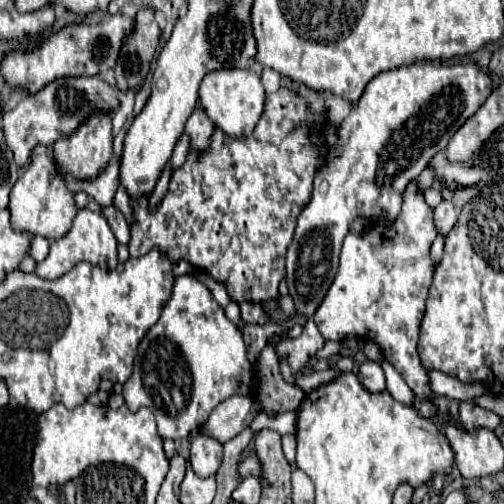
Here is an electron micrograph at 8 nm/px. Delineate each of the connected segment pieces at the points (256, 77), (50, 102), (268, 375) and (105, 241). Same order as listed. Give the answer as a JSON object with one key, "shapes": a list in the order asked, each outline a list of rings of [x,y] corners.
{"shapes":[[[[216,70],[204,76],[200,84],[200,106],[216,128],[230,138],[248,138],[260,120],[264,108],[264,88],[260,84],[260,72],[254,70]]],[[[80,76],[80,78],[58,78],[46,84],[36,94],[26,94],[12,110],[6,110],[2,116],[2,132],[8,148],[14,152],[14,162],[22,168],[30,164],[30,150],[42,142],[52,146],[62,134],[70,134],[82,118],[88,118],[92,112],[112,112],[118,106],[118,88],[110,86],[98,76]]],[[[266,344],[266,348],[260,352],[258,368],[260,368],[258,400],[262,410],[270,416],[284,414],[288,410],[298,412],[306,394],[300,388],[294,388],[284,382],[280,374],[280,362],[272,344]]],[[[82,208],[82,210],[78,210],[78,214],[74,218],[72,228],[62,238],[58,238],[50,244],[50,252],[42,262],[38,262],[36,274],[42,276],[42,278],[58,278],[82,260],[90,262],[94,266],[110,266],[110,270],[114,270],[116,264],[118,264],[116,246],[118,246],[118,242],[116,242],[112,230],[110,230],[106,218],[102,214],[96,214],[96,212],[88,210],[88,208]]]]}

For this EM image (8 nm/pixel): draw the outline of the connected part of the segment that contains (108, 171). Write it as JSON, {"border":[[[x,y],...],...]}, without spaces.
{"border":[[[110,160],[110,164],[92,180],[80,180],[72,176],[66,182],[70,190],[86,192],[100,208],[112,206],[114,194],[118,190],[118,160]]]}

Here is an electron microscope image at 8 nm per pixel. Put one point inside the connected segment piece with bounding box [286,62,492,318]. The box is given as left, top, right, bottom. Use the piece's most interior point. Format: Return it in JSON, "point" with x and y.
{"point":[407,114]}

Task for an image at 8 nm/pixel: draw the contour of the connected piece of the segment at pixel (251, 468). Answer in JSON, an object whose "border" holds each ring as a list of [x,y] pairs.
{"border":[[[252,454],[252,456],[242,458],[242,460],[240,460],[240,464],[238,464],[238,468],[240,468],[240,476],[242,476],[242,478],[246,478],[246,476],[250,476],[250,474],[254,474],[254,476],[262,478],[262,476],[260,476],[260,474],[262,474],[260,460],[258,460],[254,454]]]}

